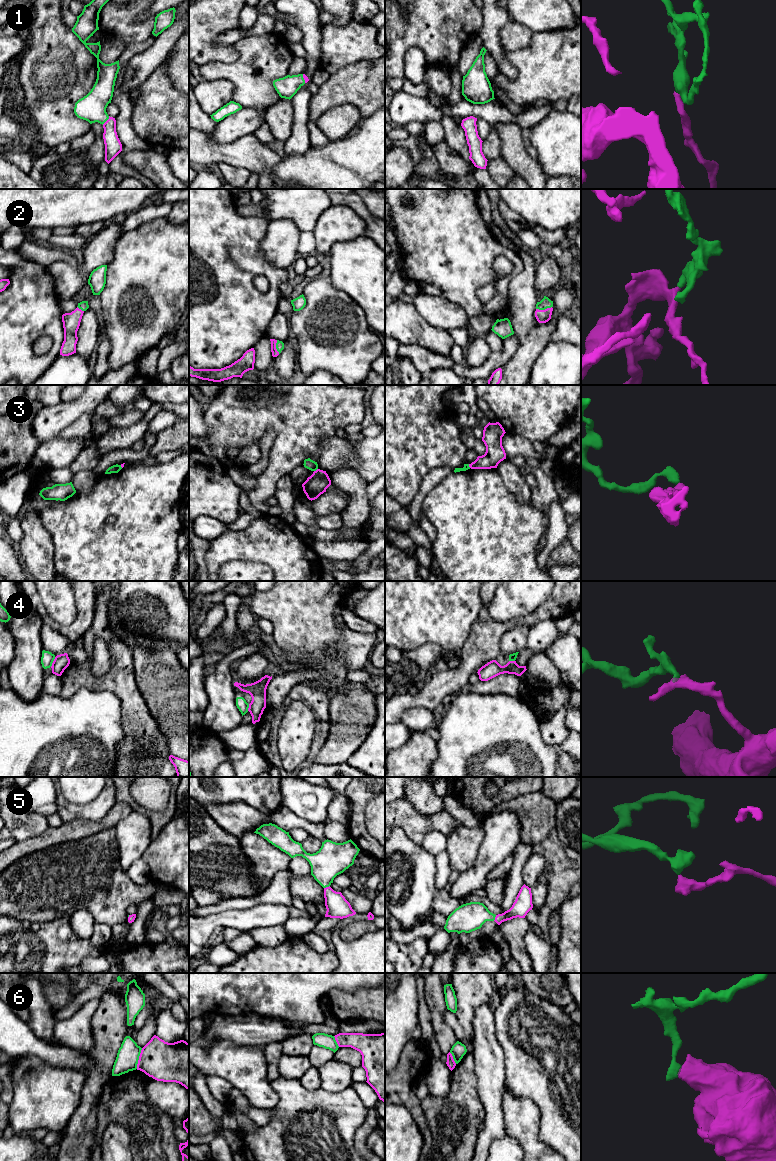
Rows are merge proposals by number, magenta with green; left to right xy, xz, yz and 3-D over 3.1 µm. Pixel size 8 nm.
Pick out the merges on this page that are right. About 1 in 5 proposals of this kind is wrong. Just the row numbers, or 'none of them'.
1, 2, 4, 5

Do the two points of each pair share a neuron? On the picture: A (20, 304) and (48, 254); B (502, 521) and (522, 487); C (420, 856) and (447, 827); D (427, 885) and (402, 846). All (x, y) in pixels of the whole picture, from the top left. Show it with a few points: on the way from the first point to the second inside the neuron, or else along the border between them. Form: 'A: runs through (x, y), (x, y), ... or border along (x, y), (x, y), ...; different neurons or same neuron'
A: border along (21, 255), (46, 268); different neurons
B: border along (502, 479), (508, 491), (520, 503), (531, 503); different neurons
C: border along (402, 829), (411, 840), (420, 844); different neurons
D: runs through (422, 875), (421, 864), (412, 854); same neuron

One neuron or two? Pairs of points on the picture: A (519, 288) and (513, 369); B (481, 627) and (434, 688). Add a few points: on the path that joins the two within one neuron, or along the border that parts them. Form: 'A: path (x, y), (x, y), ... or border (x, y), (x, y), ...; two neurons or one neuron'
A: path (522, 308), (524, 349); one neuron
B: path (481, 645), (471, 661), (452, 680); one neuron

